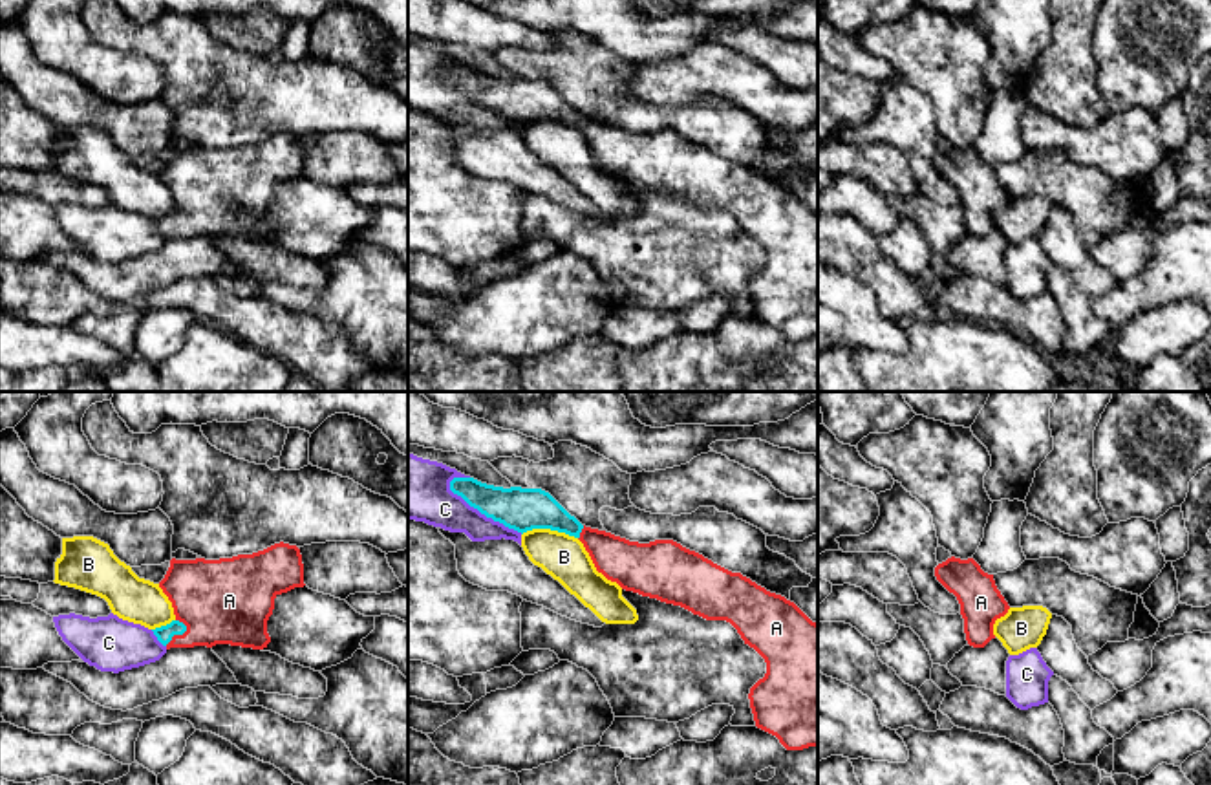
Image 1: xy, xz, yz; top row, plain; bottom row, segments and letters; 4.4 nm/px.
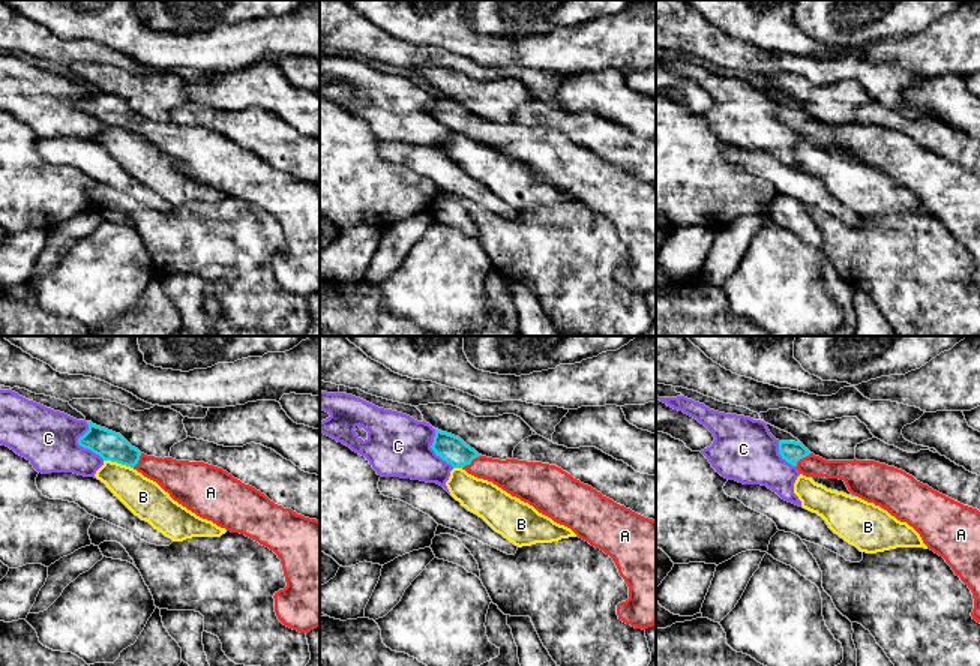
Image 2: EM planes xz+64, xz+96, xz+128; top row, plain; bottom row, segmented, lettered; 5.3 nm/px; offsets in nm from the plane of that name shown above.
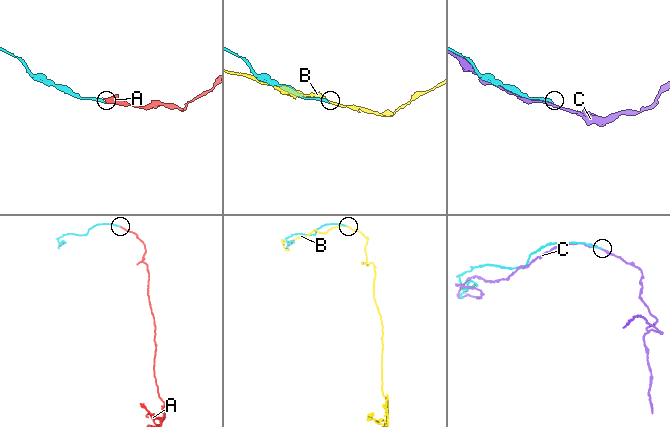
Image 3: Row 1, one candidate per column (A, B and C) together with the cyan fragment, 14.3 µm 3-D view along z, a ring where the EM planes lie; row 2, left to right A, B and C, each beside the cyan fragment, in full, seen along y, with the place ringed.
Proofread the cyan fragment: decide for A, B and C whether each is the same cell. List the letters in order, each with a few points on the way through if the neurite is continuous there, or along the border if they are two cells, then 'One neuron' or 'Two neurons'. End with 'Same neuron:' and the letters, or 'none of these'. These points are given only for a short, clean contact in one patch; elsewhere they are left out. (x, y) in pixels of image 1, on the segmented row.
A: One neuron
B: Two neurons
C: Two neurons
Same neuron: A

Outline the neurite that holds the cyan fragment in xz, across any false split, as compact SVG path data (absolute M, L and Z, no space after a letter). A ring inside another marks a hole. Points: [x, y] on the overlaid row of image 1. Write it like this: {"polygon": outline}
{"polygon": "M454 478L450 490L487 518L521 534L532 529L551 529L578 538L596 571L626 591L681 606L706 620L730 622L745 644L766 662L765 677L748 694L756 726L776 736L787 750L818 747L818 624L794 602L673 540L638 543L585 527L541 489L503 489L474 478Z"}

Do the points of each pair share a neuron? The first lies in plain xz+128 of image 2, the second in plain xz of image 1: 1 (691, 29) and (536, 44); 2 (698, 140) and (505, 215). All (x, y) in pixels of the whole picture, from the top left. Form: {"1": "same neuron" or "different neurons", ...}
{"1": "same neuron", "2": "same neuron"}

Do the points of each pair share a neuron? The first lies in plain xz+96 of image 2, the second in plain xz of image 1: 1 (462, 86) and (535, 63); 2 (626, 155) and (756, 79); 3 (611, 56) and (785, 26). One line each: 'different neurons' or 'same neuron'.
1: same neuron
2: different neurons
3: same neuron

